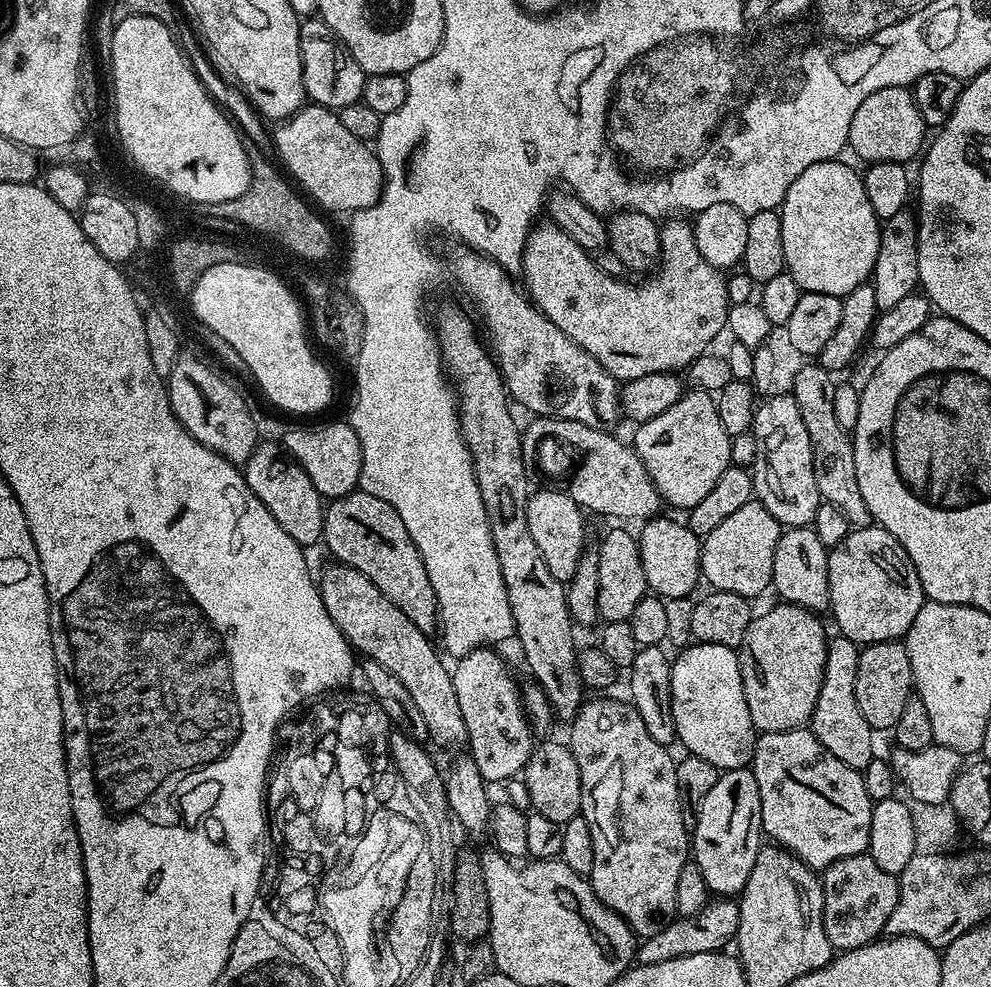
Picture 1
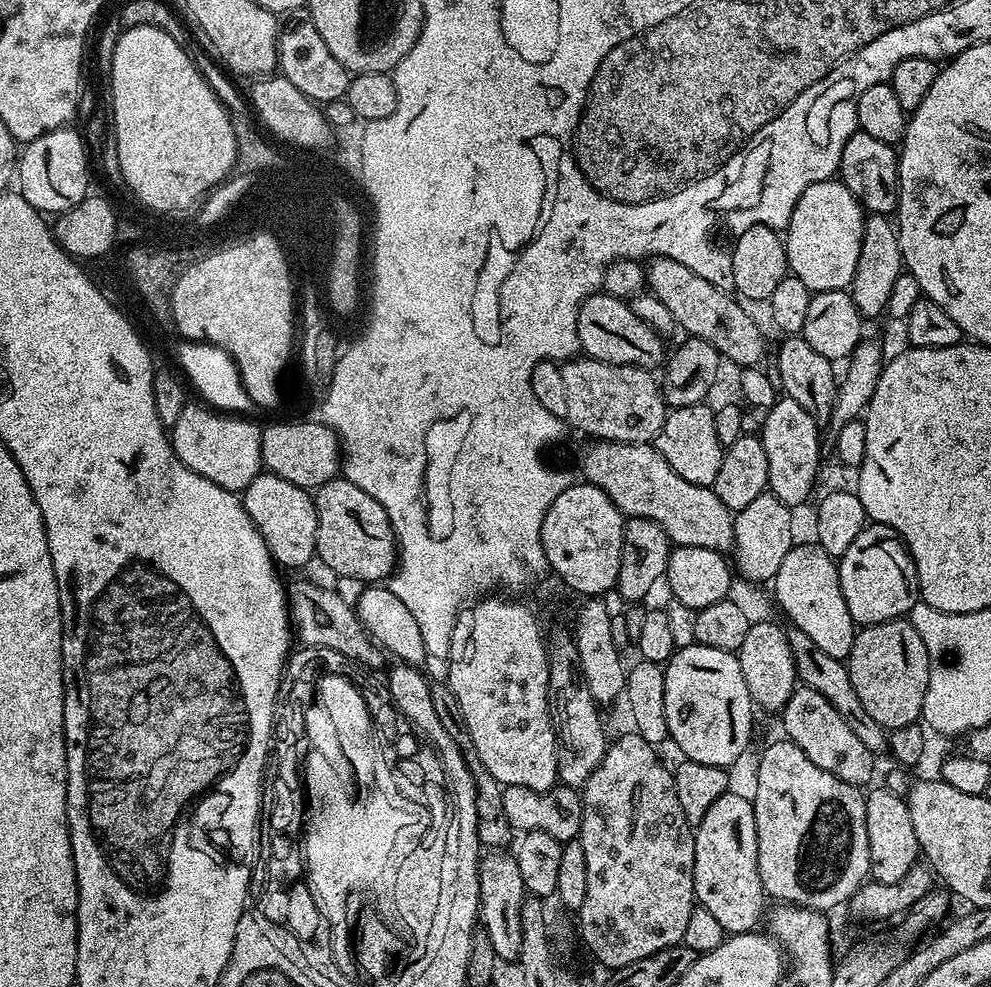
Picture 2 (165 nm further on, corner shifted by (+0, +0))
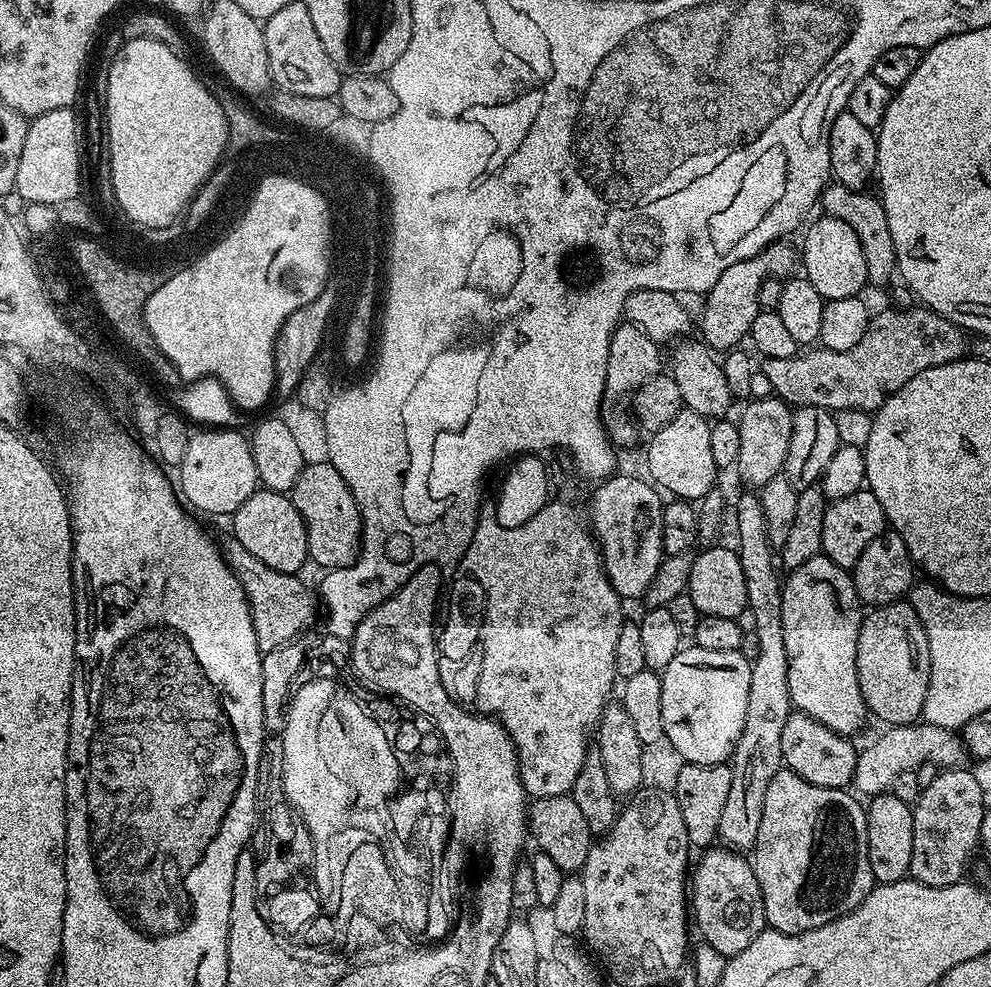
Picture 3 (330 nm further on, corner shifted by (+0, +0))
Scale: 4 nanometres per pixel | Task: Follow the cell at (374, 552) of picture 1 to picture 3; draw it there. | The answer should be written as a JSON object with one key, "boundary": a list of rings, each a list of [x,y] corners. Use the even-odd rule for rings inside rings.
{"boundary":[[[328,462],[305,464],[290,493],[308,535],[308,559],[320,570],[345,568],[360,556],[360,511],[342,474]]]}

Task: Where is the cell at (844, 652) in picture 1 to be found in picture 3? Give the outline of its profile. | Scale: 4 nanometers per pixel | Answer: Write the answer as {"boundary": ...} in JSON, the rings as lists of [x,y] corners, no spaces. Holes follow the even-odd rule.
{"boundary":[[[793,711],[786,718],[786,726],[782,730],[782,764],[783,767],[789,768],[794,774],[798,774],[802,778],[806,778],[806,782],[814,782],[814,786],[826,786],[827,788],[847,789],[854,778],[854,770],[856,769],[856,757],[858,755],[857,745],[852,745],[853,741],[846,736],[839,736],[834,730],[830,730],[826,726],[822,726],[822,722],[818,722],[814,718],[810,718],[805,712]]]}

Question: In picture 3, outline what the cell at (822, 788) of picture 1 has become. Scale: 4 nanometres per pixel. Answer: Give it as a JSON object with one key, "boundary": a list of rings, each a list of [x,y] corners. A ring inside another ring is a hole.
{"boundary":[[[783,766],[770,778],[754,867],[758,886],[762,886],[764,918],[771,931],[798,934],[826,926],[826,922],[857,908],[873,888],[866,842],[868,814],[859,802],[851,791],[814,786]]]}

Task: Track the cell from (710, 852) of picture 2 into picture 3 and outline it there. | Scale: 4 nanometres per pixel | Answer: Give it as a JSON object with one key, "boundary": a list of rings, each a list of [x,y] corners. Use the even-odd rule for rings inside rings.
{"boundary":[[[713,846],[703,853],[700,865],[690,876],[690,916],[694,928],[701,932],[703,943],[714,946],[718,954],[737,956],[760,932],[765,931],[762,886],[758,886],[756,869],[747,855],[727,846]]]}

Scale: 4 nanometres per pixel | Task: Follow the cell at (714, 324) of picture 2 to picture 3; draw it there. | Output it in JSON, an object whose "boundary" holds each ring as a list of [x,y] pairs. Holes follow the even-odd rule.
{"boundary":[[[900,308],[897,312],[880,312],[871,317],[868,329],[854,350],[839,352],[823,346],[801,351],[790,358],[767,358],[762,371],[770,381],[773,393],[790,406],[818,406],[833,414],[857,408],[875,413],[914,374],[930,366],[961,359],[966,352],[966,332],[954,322],[942,318],[931,308]]]}

